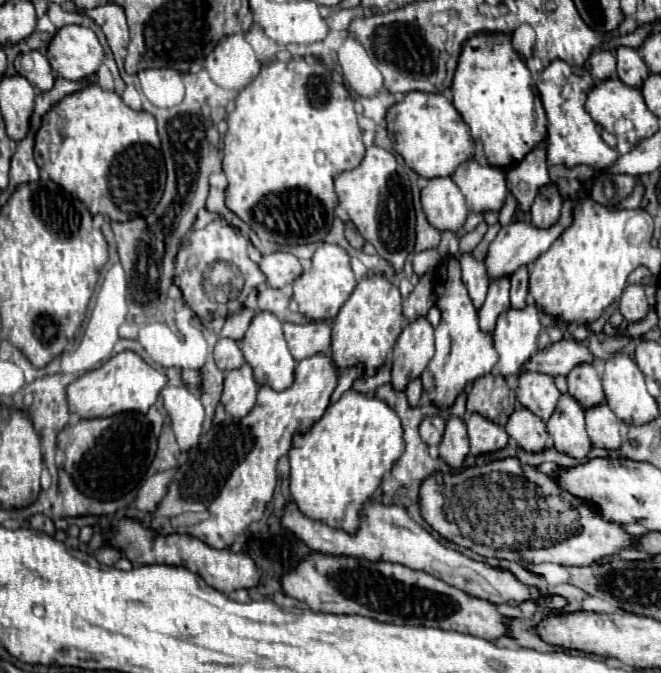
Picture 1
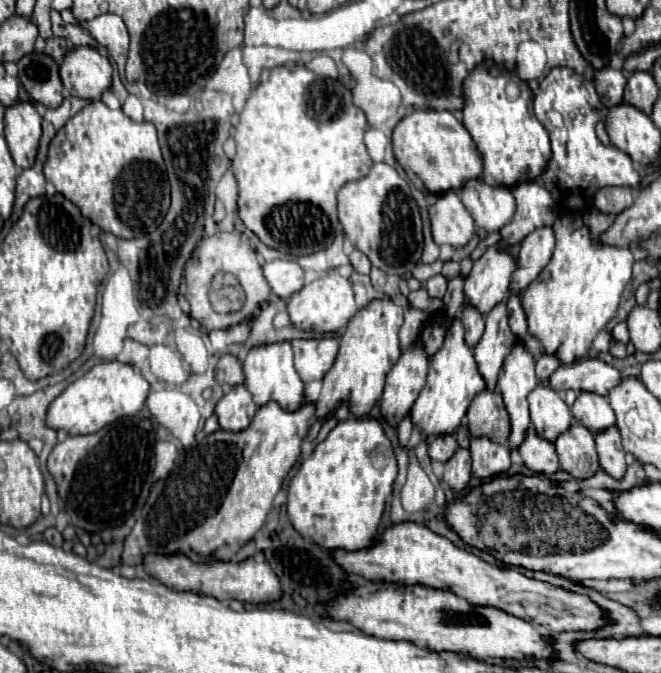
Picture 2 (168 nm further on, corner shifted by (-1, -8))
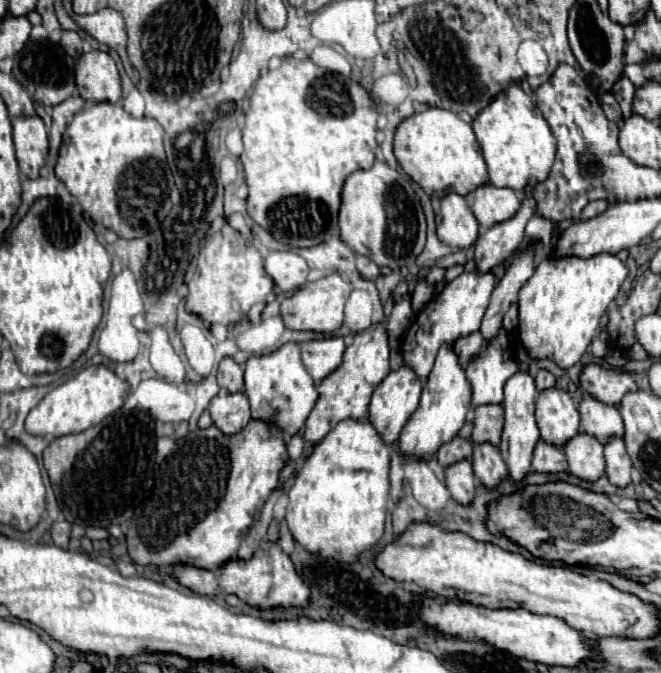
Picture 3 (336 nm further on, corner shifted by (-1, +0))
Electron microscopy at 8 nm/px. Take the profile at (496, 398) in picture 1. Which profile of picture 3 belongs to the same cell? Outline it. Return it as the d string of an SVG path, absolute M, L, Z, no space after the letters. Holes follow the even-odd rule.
M483 405L475 409L473 443L491 443L499 447L501 431L503 431L503 407L501 405Z

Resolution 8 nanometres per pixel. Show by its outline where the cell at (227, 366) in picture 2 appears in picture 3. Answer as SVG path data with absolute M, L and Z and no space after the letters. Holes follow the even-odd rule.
M225 357L217 369L217 383L229 393L243 391L243 367L237 365L231 357Z

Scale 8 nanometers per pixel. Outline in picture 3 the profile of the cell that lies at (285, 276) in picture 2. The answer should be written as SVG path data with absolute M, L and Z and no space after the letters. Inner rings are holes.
M271 251L265 259L265 271L281 291L289 293L307 283L309 267L307 261L293 251Z

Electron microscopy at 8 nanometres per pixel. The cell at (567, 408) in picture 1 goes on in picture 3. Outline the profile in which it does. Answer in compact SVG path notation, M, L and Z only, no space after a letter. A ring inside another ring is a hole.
M585 433L575 435L575 439L565 445L565 455L571 475L583 481L595 481L605 475L603 445L595 437Z

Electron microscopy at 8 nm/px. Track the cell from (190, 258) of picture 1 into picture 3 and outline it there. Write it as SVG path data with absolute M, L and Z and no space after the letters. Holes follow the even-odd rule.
M231 227L221 229L205 241L197 257L197 271L199 275L189 283L187 311L207 323L235 325L247 315L251 305L263 303L273 291L273 279L265 273L257 247Z

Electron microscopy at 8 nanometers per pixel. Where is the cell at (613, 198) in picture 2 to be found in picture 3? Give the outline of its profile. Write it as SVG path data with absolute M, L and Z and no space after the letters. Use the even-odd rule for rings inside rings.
M593 201L593 203L589 203L583 211L581 211L581 219L583 221L587 221L587 219L593 219L595 215L599 215L599 213L603 213L607 209L607 201Z

